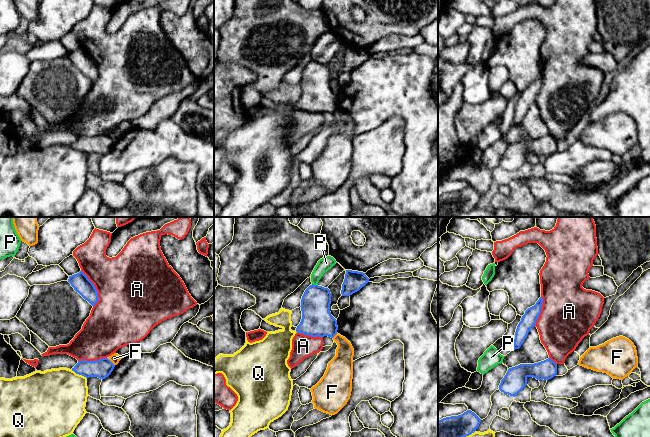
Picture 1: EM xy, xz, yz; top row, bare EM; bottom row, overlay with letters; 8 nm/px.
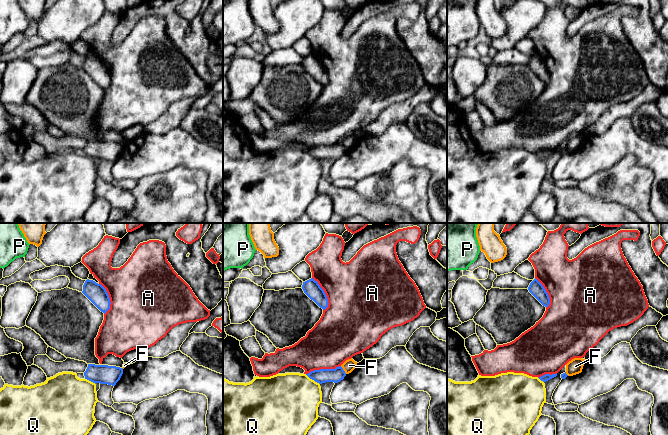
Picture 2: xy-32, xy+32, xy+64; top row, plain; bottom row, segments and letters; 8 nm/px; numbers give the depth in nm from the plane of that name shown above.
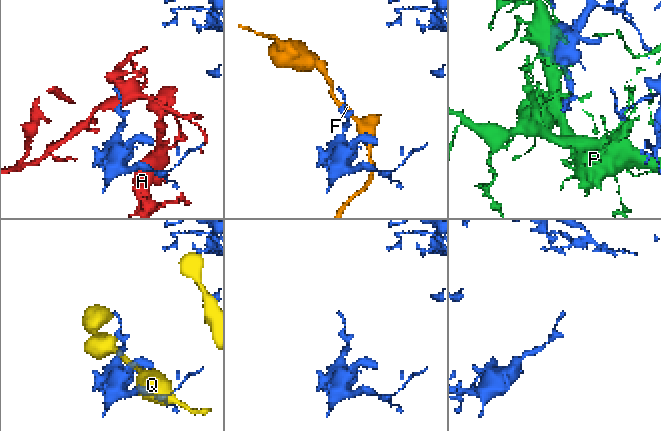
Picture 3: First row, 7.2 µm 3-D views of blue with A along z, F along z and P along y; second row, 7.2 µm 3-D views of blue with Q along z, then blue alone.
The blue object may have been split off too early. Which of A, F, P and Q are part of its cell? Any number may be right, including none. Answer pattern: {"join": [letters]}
{"join": []}

